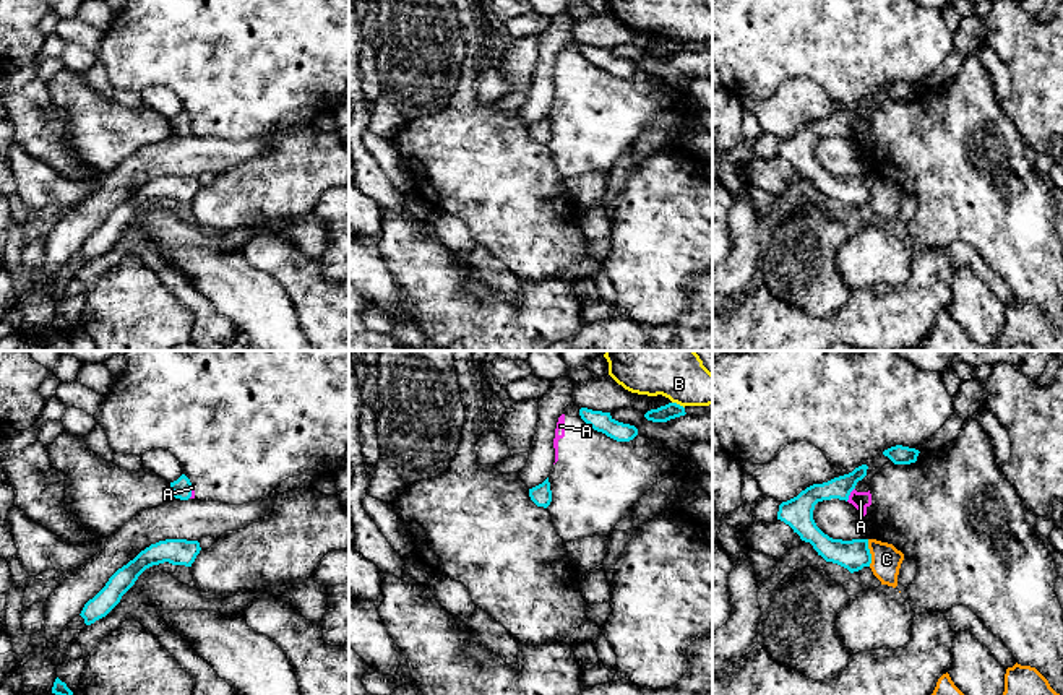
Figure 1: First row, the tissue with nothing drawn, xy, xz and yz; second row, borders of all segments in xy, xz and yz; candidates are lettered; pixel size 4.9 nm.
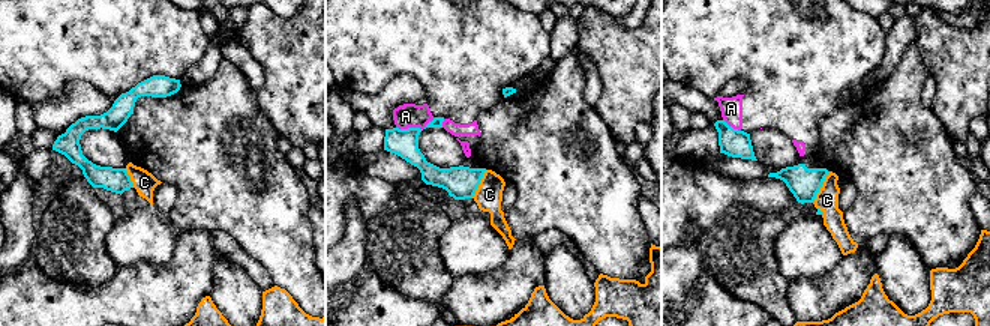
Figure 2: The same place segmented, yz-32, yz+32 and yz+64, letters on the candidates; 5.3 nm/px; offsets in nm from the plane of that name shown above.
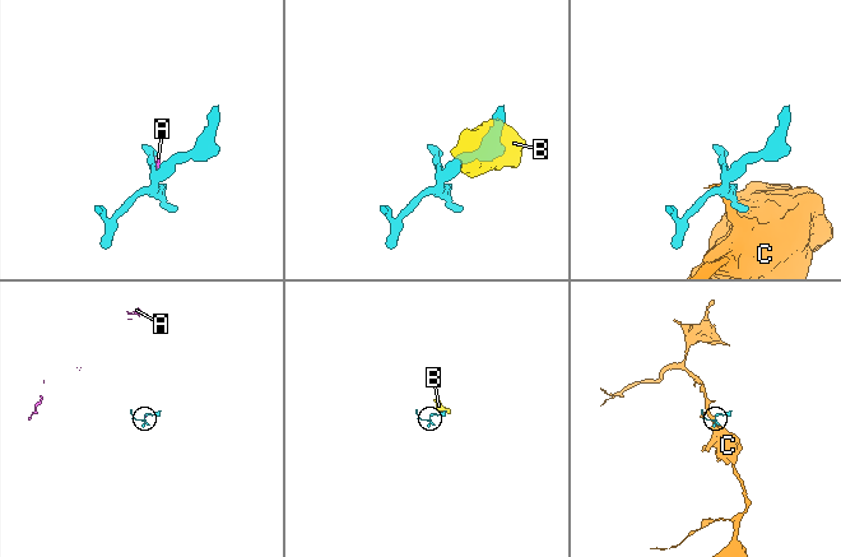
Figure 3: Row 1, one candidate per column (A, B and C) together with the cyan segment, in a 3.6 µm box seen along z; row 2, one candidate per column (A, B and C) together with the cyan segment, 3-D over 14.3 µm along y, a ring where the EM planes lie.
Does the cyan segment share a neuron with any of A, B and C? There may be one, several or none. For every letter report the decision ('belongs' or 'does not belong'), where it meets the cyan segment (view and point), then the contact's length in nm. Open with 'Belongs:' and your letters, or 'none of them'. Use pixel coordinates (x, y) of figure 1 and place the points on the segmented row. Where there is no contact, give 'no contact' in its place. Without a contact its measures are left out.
Belongs: none of them
A: does not belong; meets cyan in yz at (849, 494); contact 80 nm long
B: does not belong; meets cyan in xz at (679, 405); contact 70 nm long
C: does not belong; meets cyan in yz at (869, 552); contact 140 nm long

